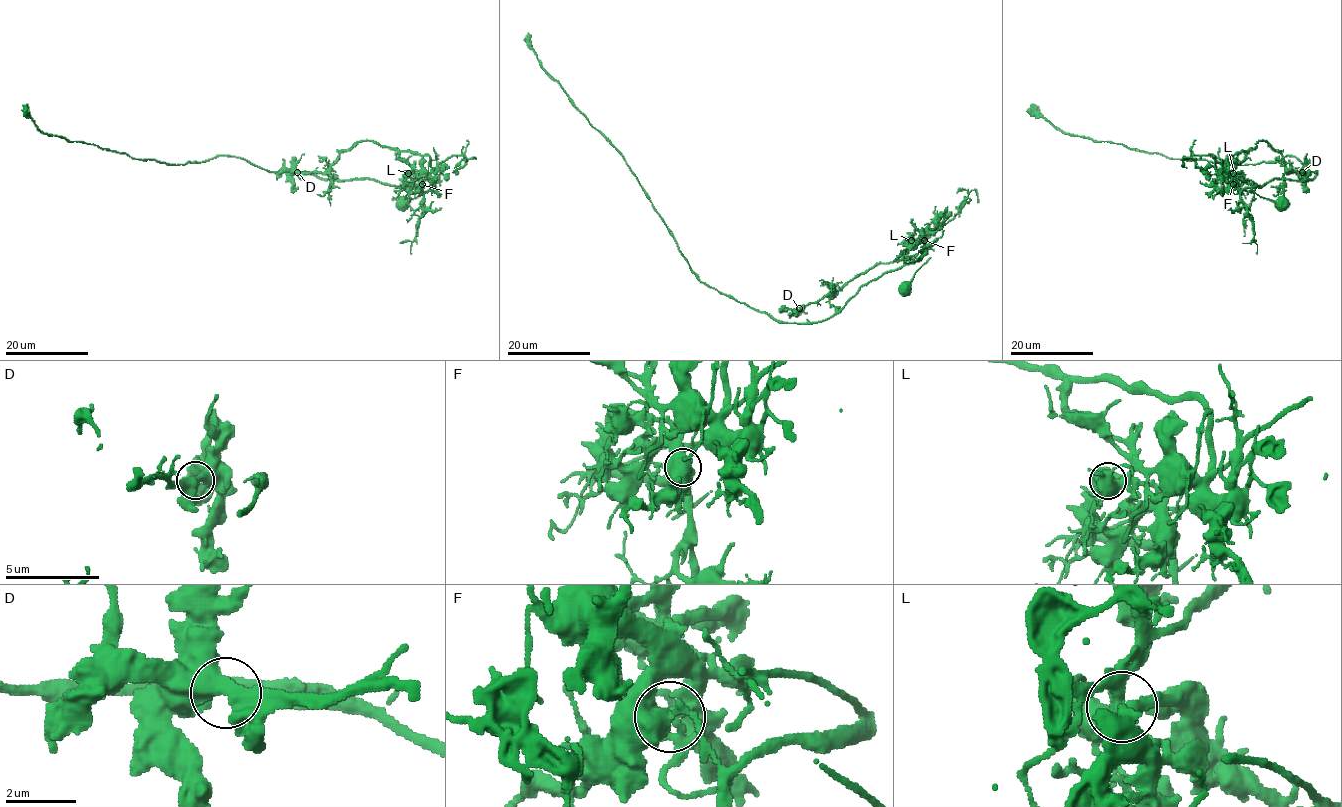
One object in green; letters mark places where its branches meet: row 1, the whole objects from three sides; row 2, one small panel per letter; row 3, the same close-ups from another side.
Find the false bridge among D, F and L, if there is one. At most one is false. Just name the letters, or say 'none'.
F

